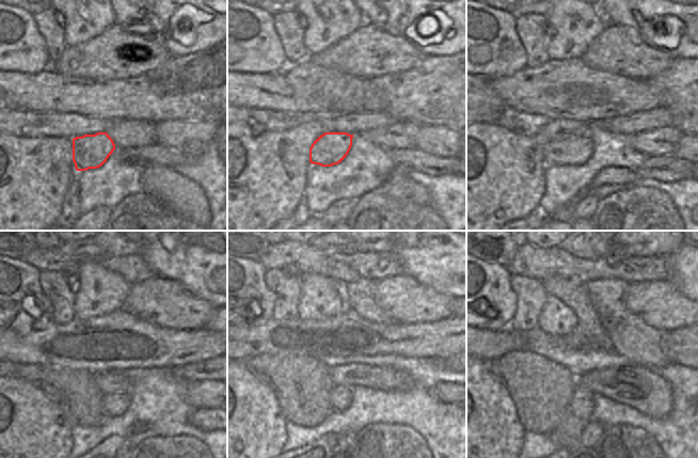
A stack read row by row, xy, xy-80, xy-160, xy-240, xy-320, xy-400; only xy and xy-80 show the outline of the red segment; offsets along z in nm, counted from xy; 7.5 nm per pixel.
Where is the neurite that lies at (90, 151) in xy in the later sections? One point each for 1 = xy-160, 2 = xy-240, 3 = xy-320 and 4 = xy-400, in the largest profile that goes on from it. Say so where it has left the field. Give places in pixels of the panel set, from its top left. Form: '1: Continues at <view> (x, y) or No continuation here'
1: Continues at xy-160 (569, 152)
2: Continues at xy-240 (114, 405)
3: Continues at xy-320 (340, 396)
4: Continues at xy-400 (582, 403)

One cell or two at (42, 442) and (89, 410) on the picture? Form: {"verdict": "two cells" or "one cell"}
{"verdict": "two cells"}

